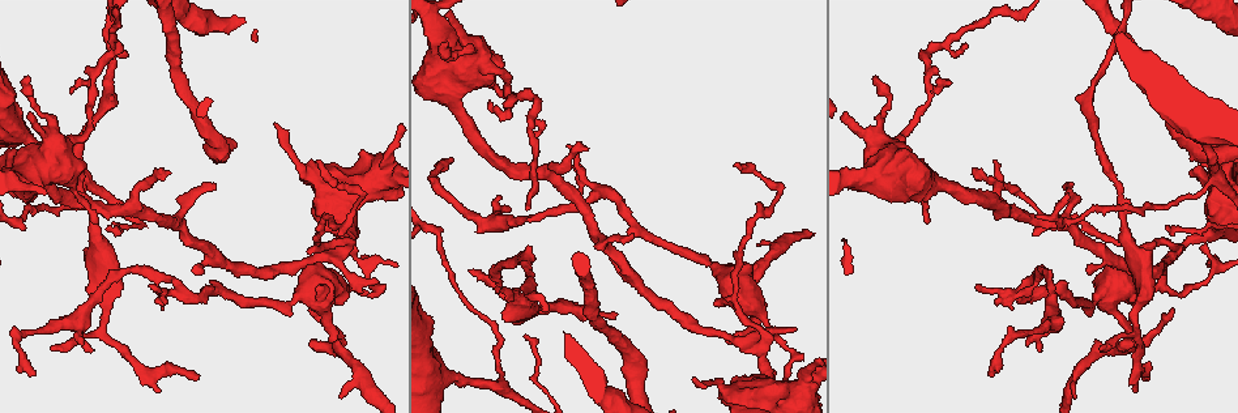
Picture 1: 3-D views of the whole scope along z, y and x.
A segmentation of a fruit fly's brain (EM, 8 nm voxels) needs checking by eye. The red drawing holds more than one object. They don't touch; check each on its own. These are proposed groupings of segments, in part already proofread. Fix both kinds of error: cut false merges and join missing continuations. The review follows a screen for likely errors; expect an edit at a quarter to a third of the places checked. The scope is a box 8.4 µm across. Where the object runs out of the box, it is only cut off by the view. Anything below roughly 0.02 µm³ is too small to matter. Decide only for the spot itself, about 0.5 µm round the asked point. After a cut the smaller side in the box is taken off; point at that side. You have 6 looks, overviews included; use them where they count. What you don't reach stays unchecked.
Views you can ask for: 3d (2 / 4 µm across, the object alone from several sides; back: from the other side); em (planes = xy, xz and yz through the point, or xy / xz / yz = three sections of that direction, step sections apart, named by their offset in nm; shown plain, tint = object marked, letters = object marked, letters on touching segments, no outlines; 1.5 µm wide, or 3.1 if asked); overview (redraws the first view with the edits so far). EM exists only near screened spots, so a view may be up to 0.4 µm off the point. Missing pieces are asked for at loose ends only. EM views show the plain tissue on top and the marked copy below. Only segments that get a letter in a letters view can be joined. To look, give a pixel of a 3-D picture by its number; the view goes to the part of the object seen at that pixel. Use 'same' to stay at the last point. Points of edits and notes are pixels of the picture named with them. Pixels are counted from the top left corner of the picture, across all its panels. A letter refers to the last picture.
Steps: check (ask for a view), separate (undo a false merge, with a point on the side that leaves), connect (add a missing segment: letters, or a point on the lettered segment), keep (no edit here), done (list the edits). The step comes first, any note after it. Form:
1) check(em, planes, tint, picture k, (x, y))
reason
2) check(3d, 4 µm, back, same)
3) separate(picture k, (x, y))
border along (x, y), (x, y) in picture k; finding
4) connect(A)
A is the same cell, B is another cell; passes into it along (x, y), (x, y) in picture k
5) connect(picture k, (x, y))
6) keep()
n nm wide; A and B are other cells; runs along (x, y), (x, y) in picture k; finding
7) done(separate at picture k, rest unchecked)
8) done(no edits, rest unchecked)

check(3d, 2 µm, picture 1, (334, 340))

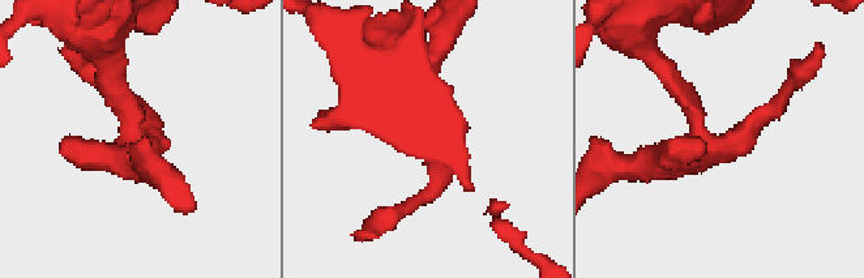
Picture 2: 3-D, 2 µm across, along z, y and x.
check(em, yz, step 8, tint, picture 2, (128, 141))

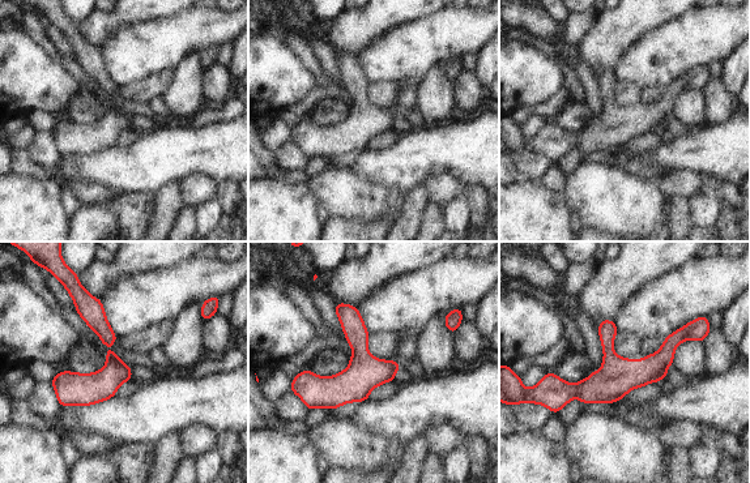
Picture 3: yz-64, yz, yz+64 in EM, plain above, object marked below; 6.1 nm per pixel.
check(em, yz, step 8, letters, same)
what lies round it

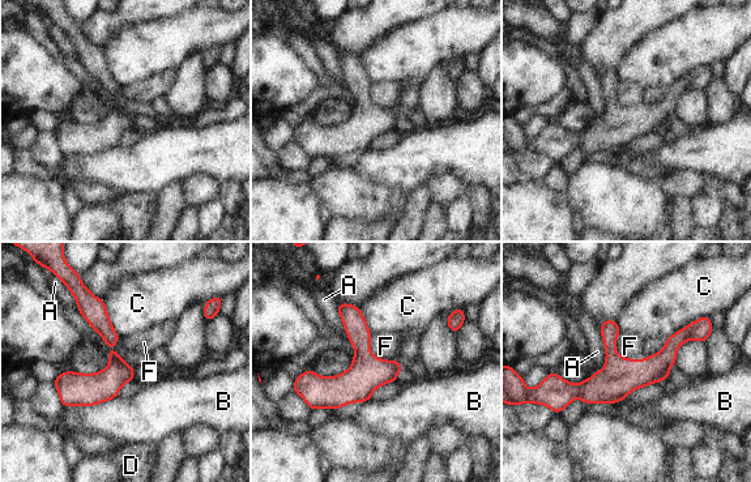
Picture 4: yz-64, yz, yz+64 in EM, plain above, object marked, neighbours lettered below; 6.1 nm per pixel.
keep()
160 nm wide; A, B, C, D and F are other cells; border along (615, 337), (622, 357), (643, 359) in picture 4; one neuron here

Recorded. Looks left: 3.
check(3d, 4 µm, picture 1, (1134, 316))

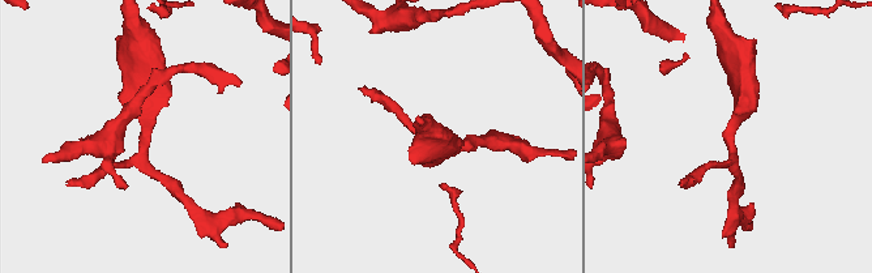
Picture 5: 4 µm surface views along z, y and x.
check(em, xz, step 4, letters, picture 5, (144, 138))

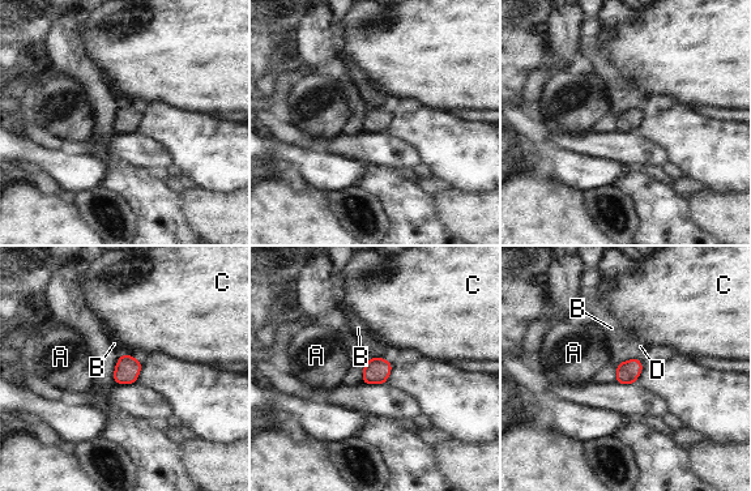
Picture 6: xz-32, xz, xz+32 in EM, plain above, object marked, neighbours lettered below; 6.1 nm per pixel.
keep()
A, B, C and D are other cells; border along (622, 361), (617, 366) in picture 6; one neuron here

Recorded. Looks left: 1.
done(no edits, rest unchecked)

